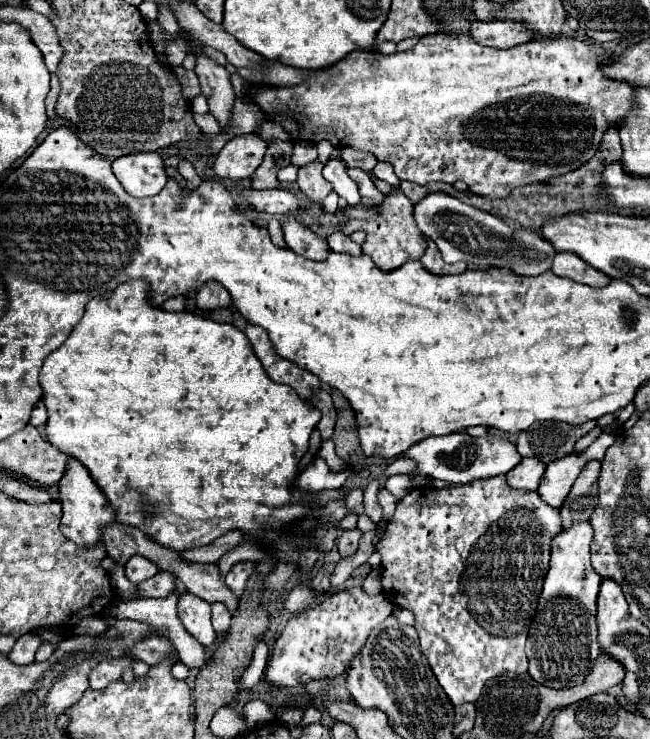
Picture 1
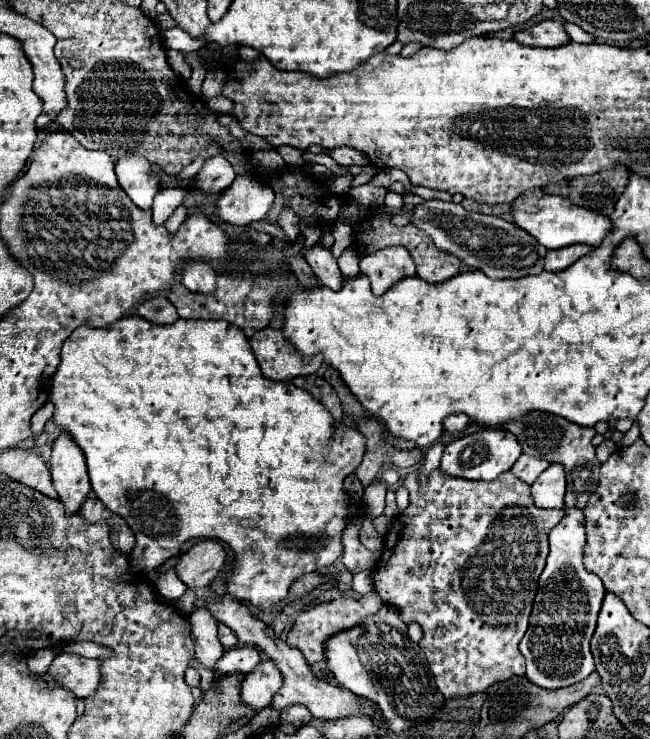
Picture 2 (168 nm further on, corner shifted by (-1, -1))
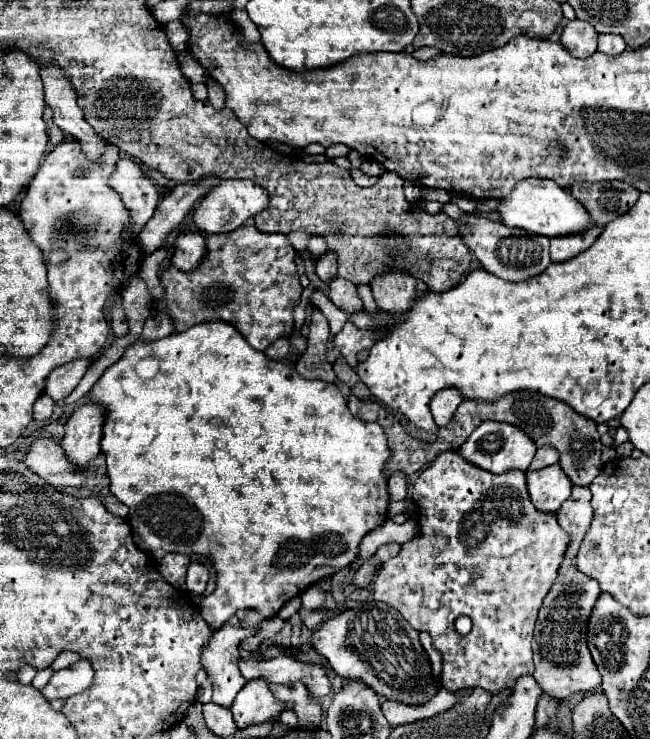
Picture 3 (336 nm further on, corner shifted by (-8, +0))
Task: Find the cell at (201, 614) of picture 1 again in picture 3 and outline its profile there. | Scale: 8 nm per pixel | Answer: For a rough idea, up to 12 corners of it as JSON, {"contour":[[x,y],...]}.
{"contour":[[222,625],[202,647],[212,701],[230,707],[246,679],[240,641],[250,629]]}

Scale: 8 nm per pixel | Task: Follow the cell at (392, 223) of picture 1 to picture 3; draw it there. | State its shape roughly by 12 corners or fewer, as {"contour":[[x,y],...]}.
{"contour":[[408,271],[370,283],[382,311],[402,313],[428,289]]}

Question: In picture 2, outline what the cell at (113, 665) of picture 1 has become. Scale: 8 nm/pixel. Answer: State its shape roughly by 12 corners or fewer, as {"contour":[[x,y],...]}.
{"contour":[[57,654],[49,676],[77,698],[99,686],[99,660]]}

